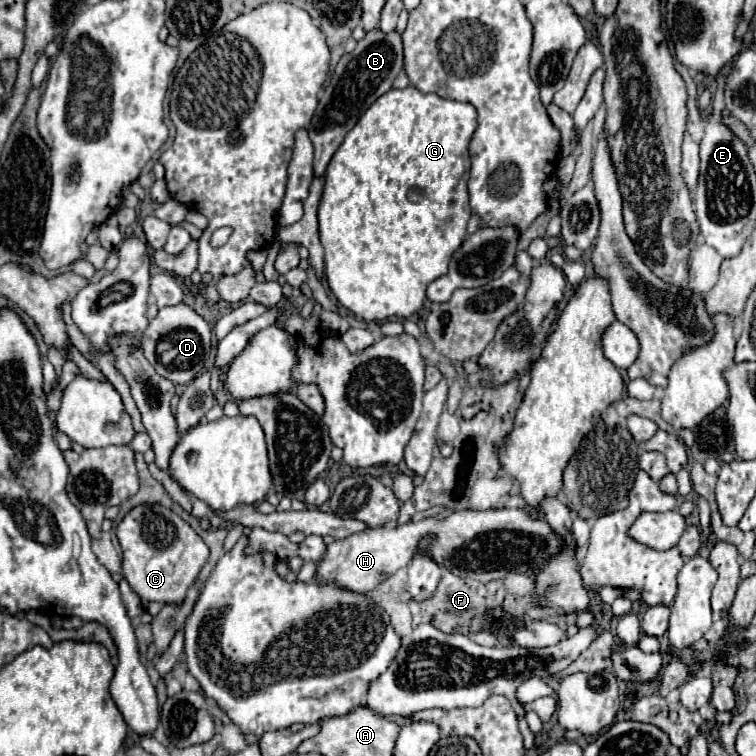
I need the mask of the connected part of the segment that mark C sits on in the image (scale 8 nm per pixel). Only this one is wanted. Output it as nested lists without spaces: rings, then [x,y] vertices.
[[[146,504],[134,508],[116,528],[124,562],[124,578],[142,602],[182,604],[186,590],[198,578],[202,566],[208,560],[208,546],[204,540],[170,508],[160,504]]]

